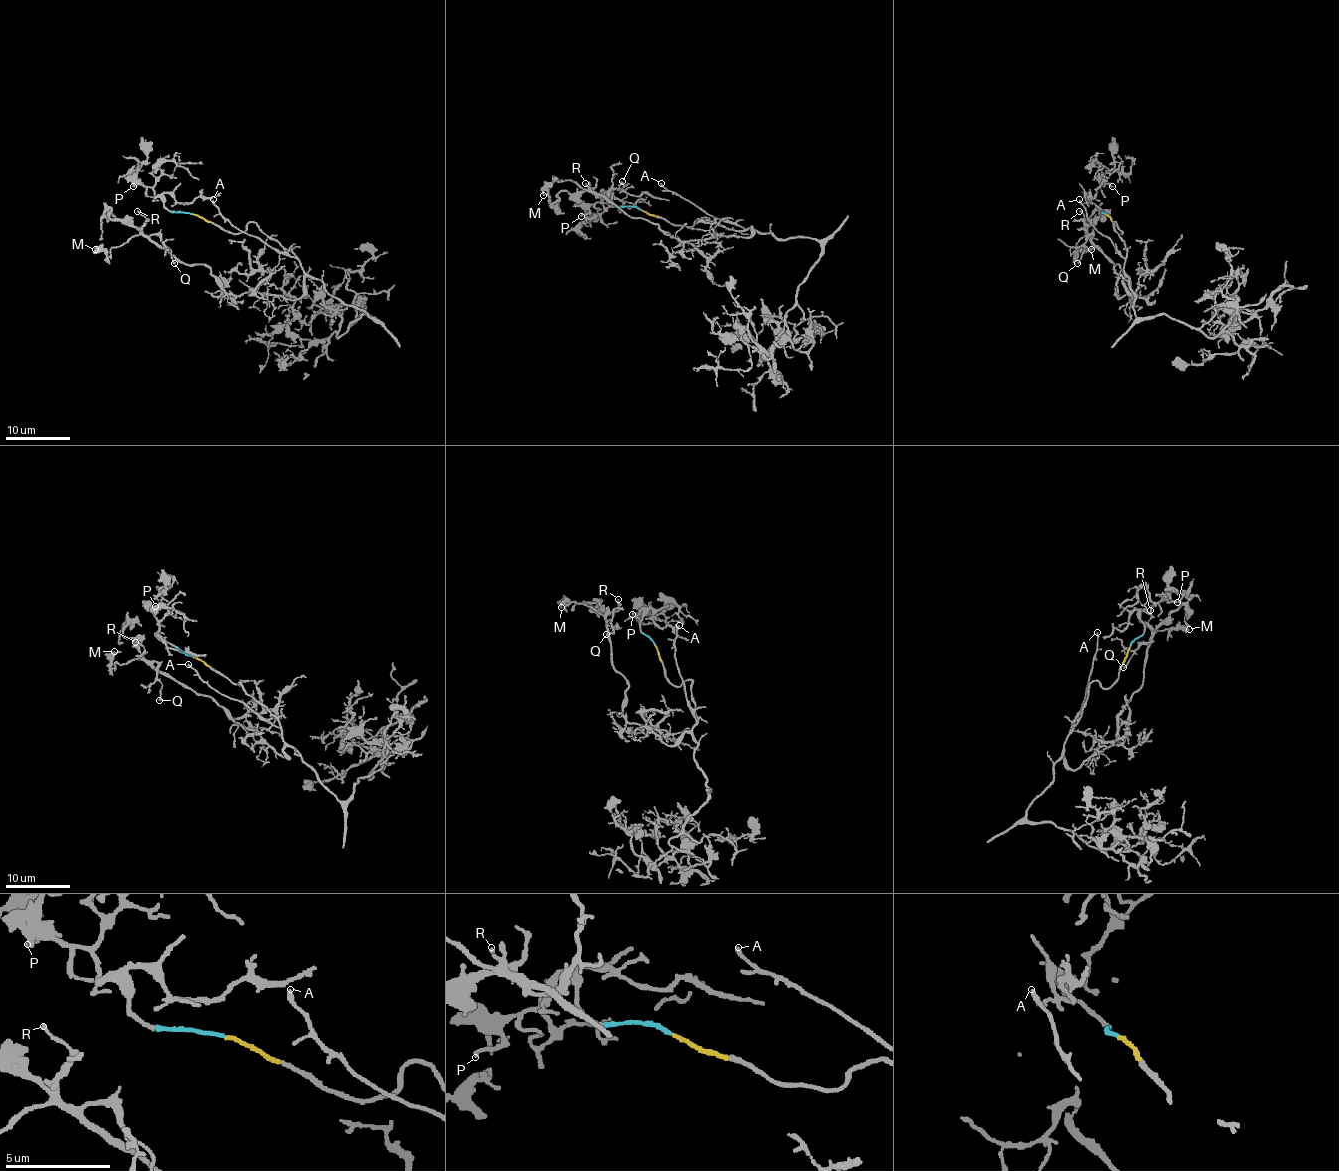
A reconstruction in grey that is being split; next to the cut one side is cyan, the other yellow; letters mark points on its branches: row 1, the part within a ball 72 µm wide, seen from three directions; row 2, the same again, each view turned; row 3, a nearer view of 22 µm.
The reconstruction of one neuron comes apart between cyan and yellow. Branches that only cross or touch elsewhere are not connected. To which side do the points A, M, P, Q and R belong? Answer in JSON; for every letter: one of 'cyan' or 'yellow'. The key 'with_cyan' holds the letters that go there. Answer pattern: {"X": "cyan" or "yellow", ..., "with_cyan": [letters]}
{"A": "yellow", "M": "yellow", "P": "cyan", "Q": "yellow", "R": "yellow", "with_cyan": ["P"]}

